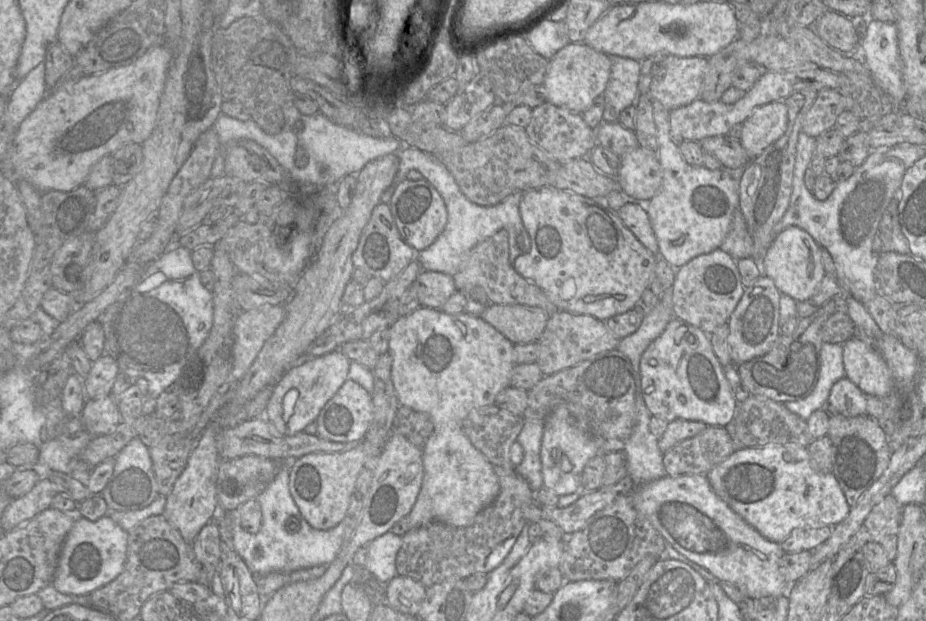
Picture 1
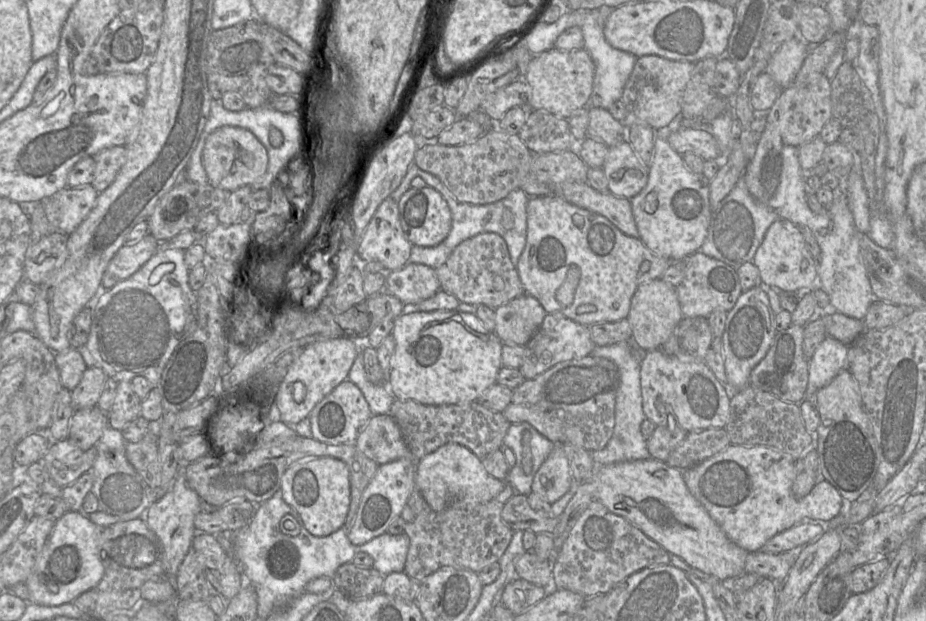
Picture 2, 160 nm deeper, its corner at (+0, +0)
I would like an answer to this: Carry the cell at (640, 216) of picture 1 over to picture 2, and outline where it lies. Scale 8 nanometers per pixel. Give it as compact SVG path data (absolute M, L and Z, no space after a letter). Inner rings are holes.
M565 182L556 194L573 205L606 217L627 236L639 238L630 200L610 192L601 193L582 182Z

